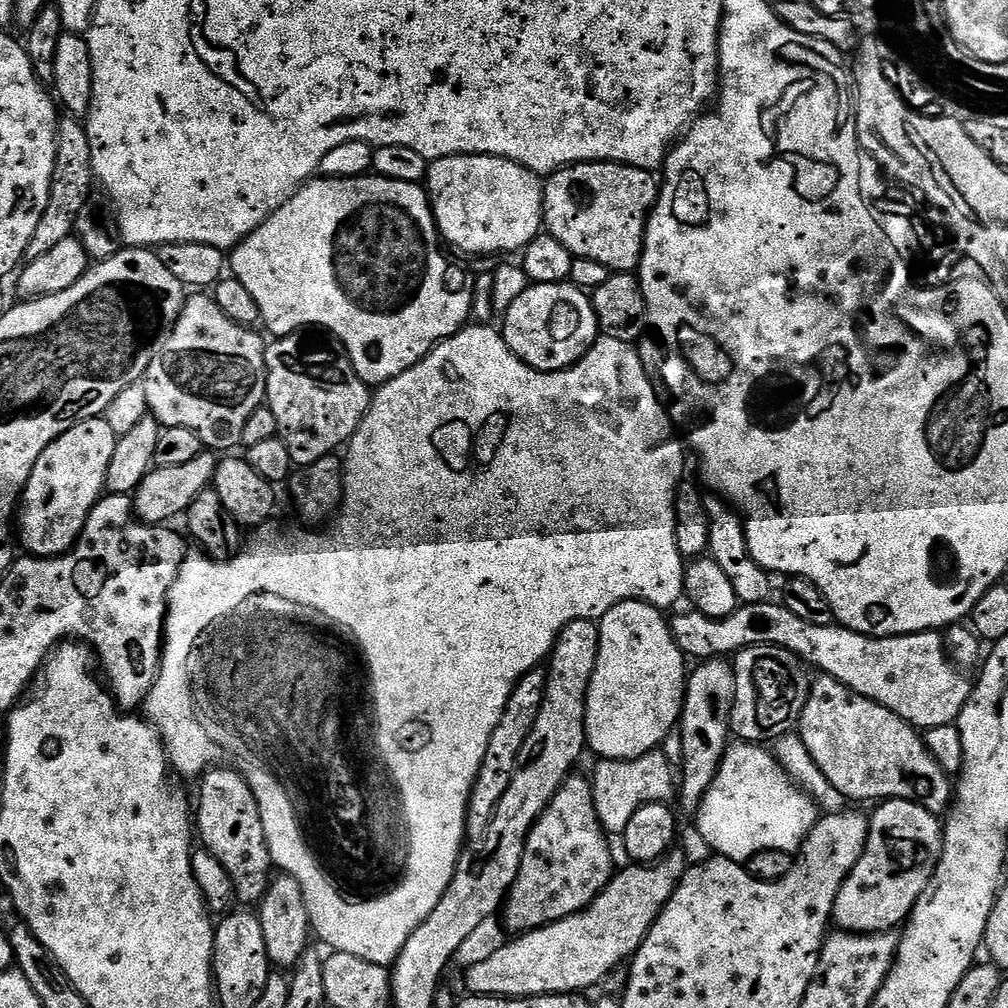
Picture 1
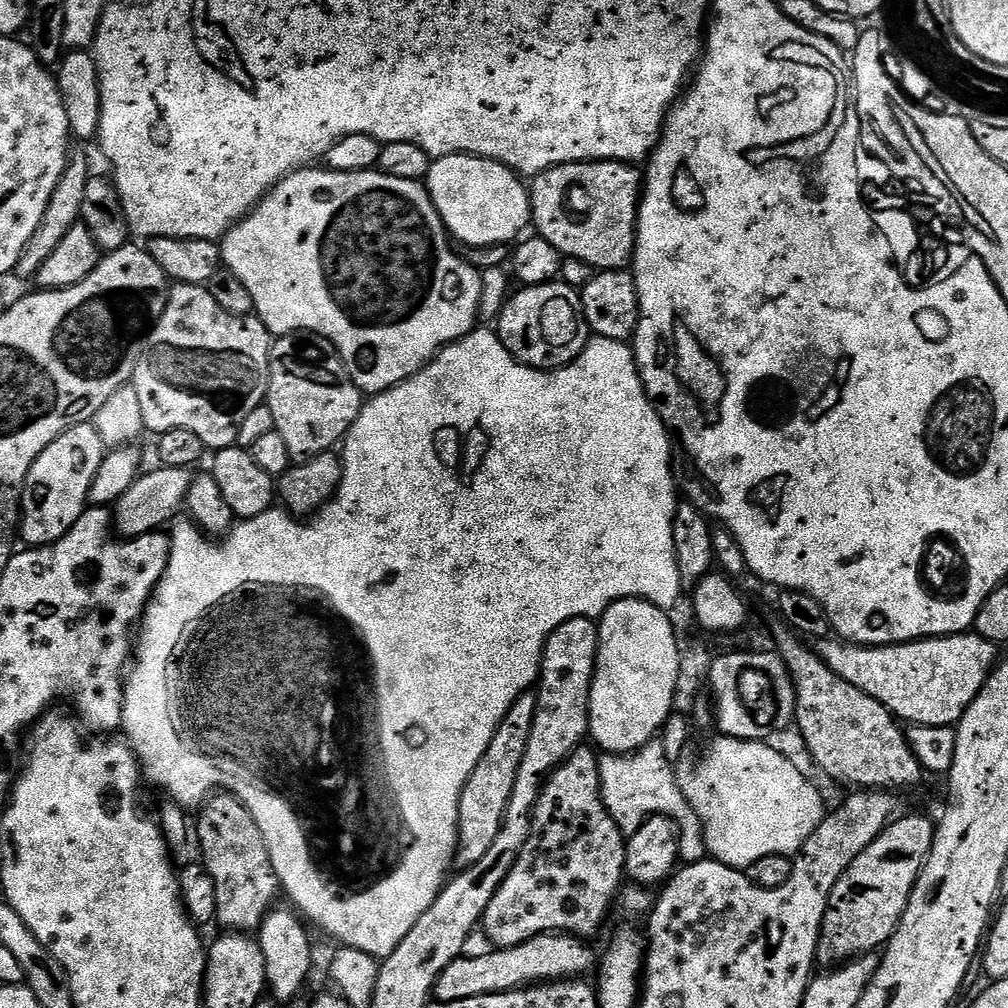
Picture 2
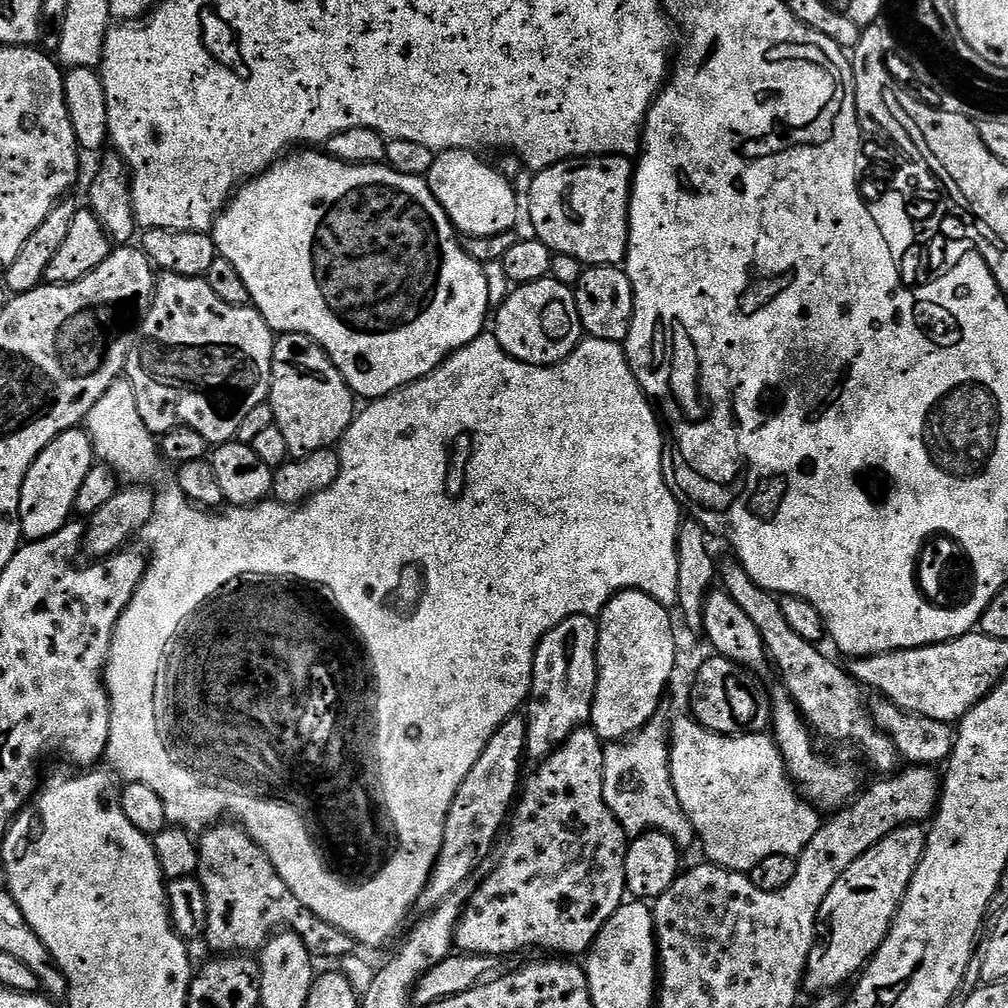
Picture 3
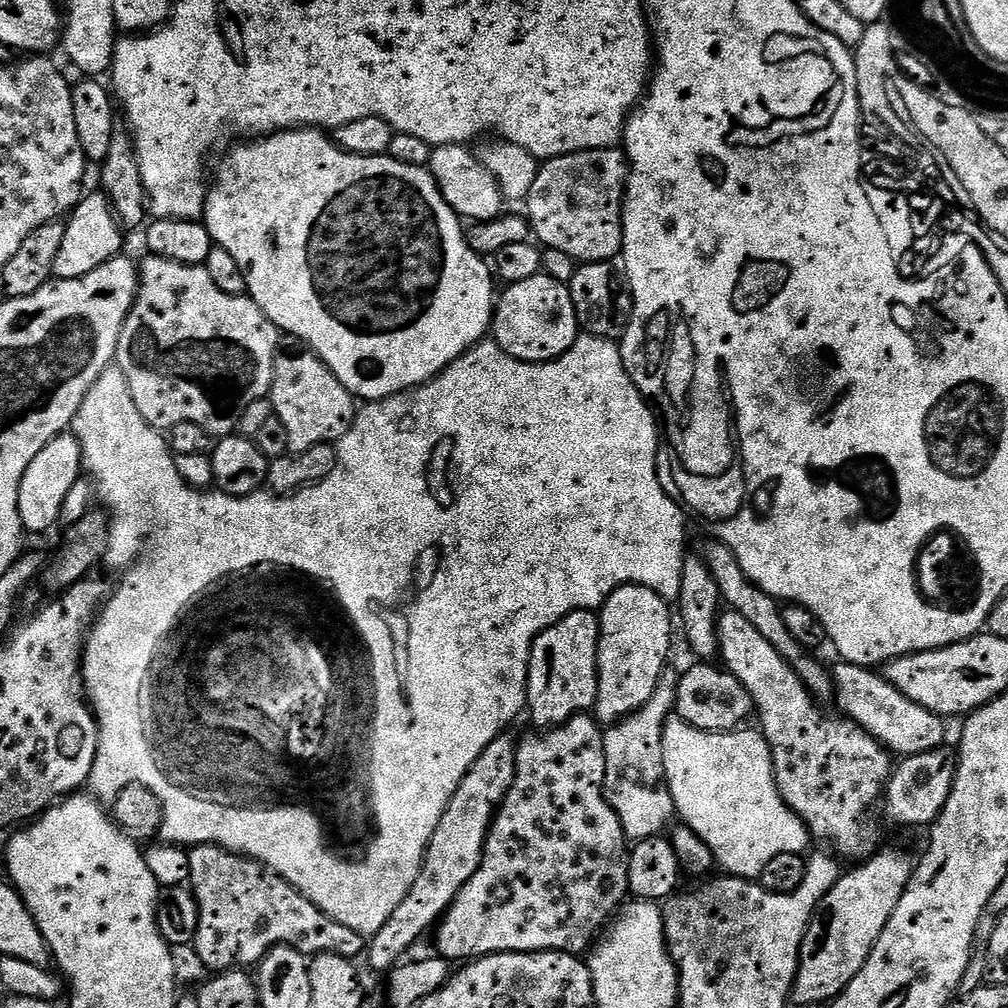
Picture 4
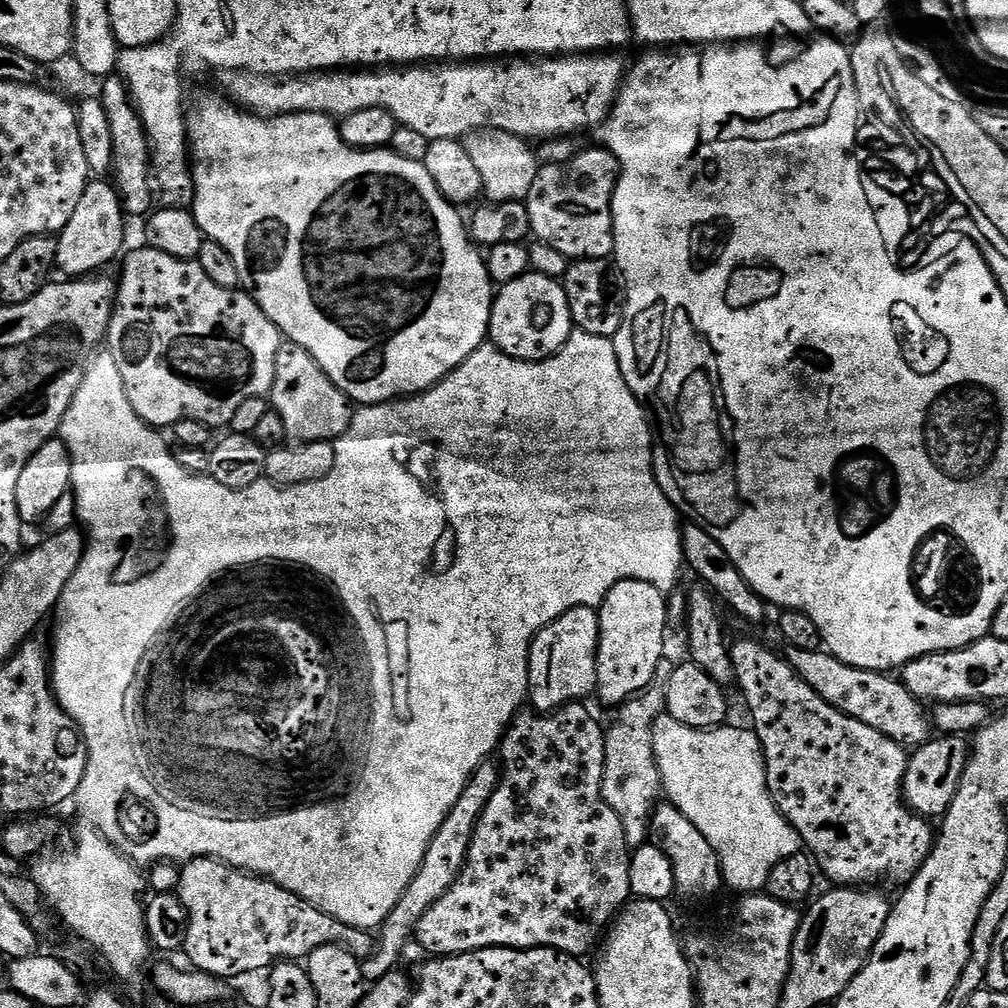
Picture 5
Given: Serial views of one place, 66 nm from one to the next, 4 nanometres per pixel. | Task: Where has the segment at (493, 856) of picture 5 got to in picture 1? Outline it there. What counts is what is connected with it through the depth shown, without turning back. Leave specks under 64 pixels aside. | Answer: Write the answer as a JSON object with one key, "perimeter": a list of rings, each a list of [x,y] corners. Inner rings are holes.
{"perimeter":[[[569,776],[528,835],[520,874],[504,901],[502,917],[512,934],[530,932],[589,908],[614,875],[607,839],[594,806],[591,779]]]}

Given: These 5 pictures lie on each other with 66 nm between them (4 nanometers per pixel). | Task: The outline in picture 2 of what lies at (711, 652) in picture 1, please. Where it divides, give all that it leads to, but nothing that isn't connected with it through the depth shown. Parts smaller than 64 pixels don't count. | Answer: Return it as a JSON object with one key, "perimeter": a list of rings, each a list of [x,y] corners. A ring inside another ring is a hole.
{"perimeter":[[[972,630],[954,636],[933,636],[927,640],[909,640],[906,644],[879,646],[850,644],[847,640],[828,638],[819,645],[818,651],[826,666],[830,666],[838,678],[846,678],[850,686],[858,686],[858,690],[870,694],[870,698],[882,702],[882,706],[886,706],[886,710],[890,710],[897,721],[908,720],[909,725],[922,726],[959,725],[964,712],[984,689],[1000,658],[999,645],[977,636]]]}

